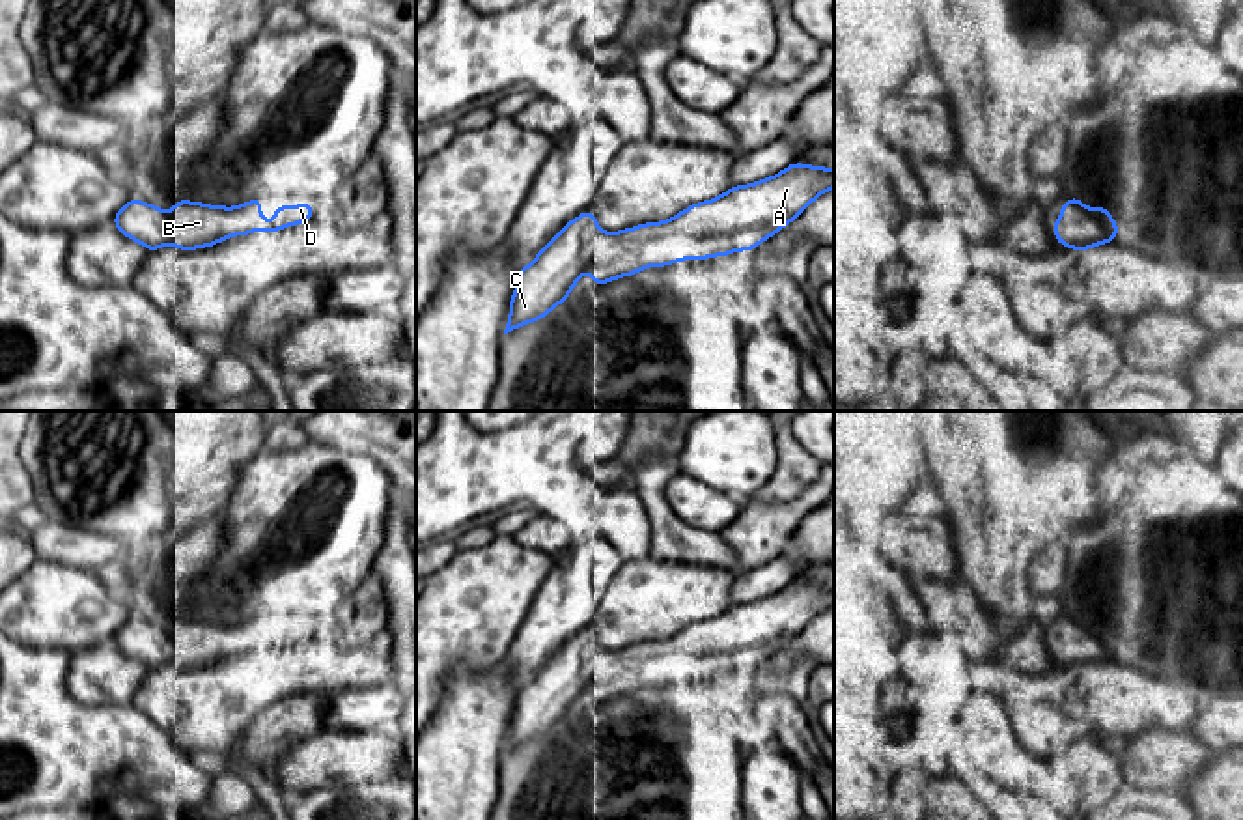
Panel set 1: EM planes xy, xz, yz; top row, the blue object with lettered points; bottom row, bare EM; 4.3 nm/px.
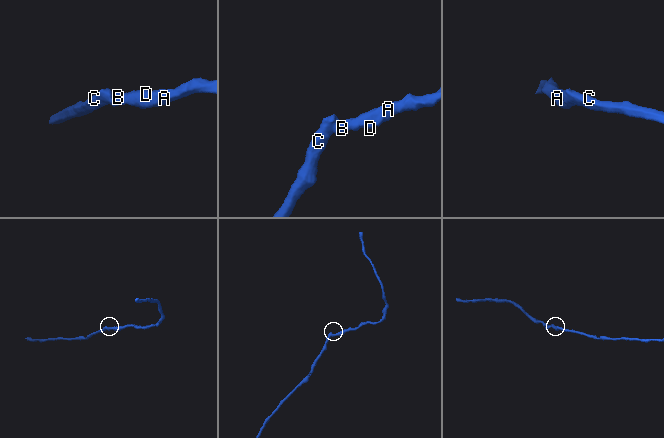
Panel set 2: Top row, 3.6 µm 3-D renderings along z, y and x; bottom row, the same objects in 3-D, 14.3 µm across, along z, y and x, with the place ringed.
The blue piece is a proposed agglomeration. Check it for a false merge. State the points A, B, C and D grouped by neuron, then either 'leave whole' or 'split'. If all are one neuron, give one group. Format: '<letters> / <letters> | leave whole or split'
A B C D | leave whole

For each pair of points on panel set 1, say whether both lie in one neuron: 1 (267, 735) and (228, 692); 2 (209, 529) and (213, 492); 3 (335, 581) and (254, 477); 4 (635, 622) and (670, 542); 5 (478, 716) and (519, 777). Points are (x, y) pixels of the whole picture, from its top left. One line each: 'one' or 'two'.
1: two
2: two
3: one
4: two
5: two

